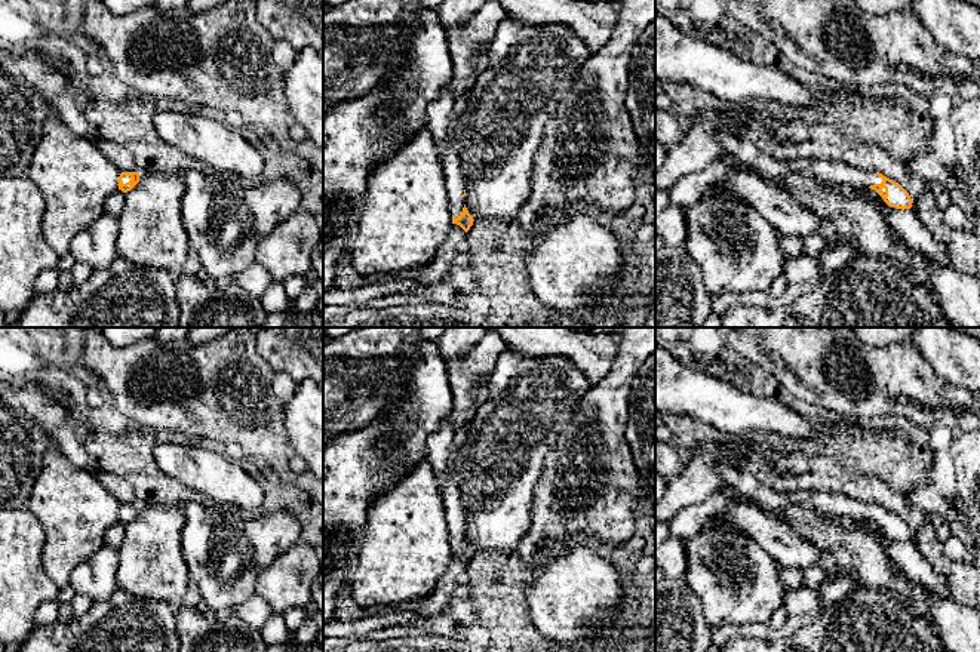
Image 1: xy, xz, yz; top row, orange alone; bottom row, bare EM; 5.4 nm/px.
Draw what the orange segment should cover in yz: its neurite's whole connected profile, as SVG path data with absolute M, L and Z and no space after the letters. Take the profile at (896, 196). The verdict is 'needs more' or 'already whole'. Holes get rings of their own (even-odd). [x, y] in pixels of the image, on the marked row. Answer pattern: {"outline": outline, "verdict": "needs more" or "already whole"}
{"outline": "M719 133L718 139L722 144L722 156L737 160L750 172L758 173L765 182L780 179L787 173L811 175L826 184L869 187L891 207L901 210L912 207L909 193L898 182L879 172L864 172L845 163L821 159L778 160L762 153L747 139L728 133Z", "verdict": "needs more"}

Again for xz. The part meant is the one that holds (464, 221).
{"outline": "M469 93L454 99L454 108L449 120L449 138L442 159L442 169L445 172L445 182L448 190L449 209L452 213L452 224L460 225L466 233L470 230L474 219L469 213L464 203L464 194L466 194L464 178L463 178L460 160L455 151L454 129L458 119L466 110L467 96Z", "verdict": "needs more"}

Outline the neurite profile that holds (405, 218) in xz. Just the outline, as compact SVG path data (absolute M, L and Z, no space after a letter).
M424 129L372 169L350 264L362 276L426 267L451 227L442 159L430 129Z

